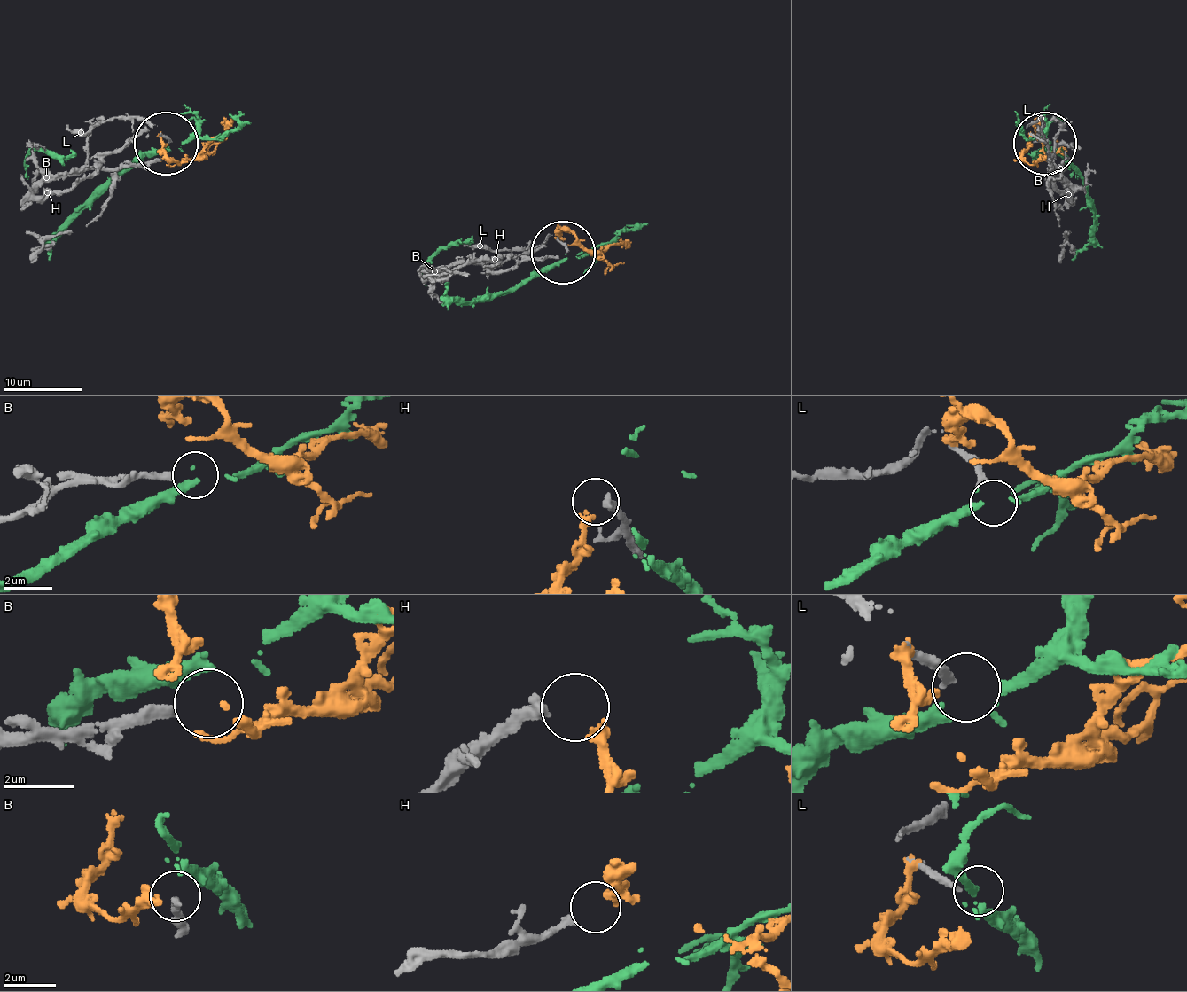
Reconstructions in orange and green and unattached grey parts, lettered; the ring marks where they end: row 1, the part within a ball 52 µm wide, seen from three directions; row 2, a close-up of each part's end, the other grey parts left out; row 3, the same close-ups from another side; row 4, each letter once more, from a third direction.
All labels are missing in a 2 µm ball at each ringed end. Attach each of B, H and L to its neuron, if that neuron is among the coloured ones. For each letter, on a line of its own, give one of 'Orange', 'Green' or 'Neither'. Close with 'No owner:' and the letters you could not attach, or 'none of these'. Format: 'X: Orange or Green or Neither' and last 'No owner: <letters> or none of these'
B: Neither
H: Orange
L: Green
No owner: B

